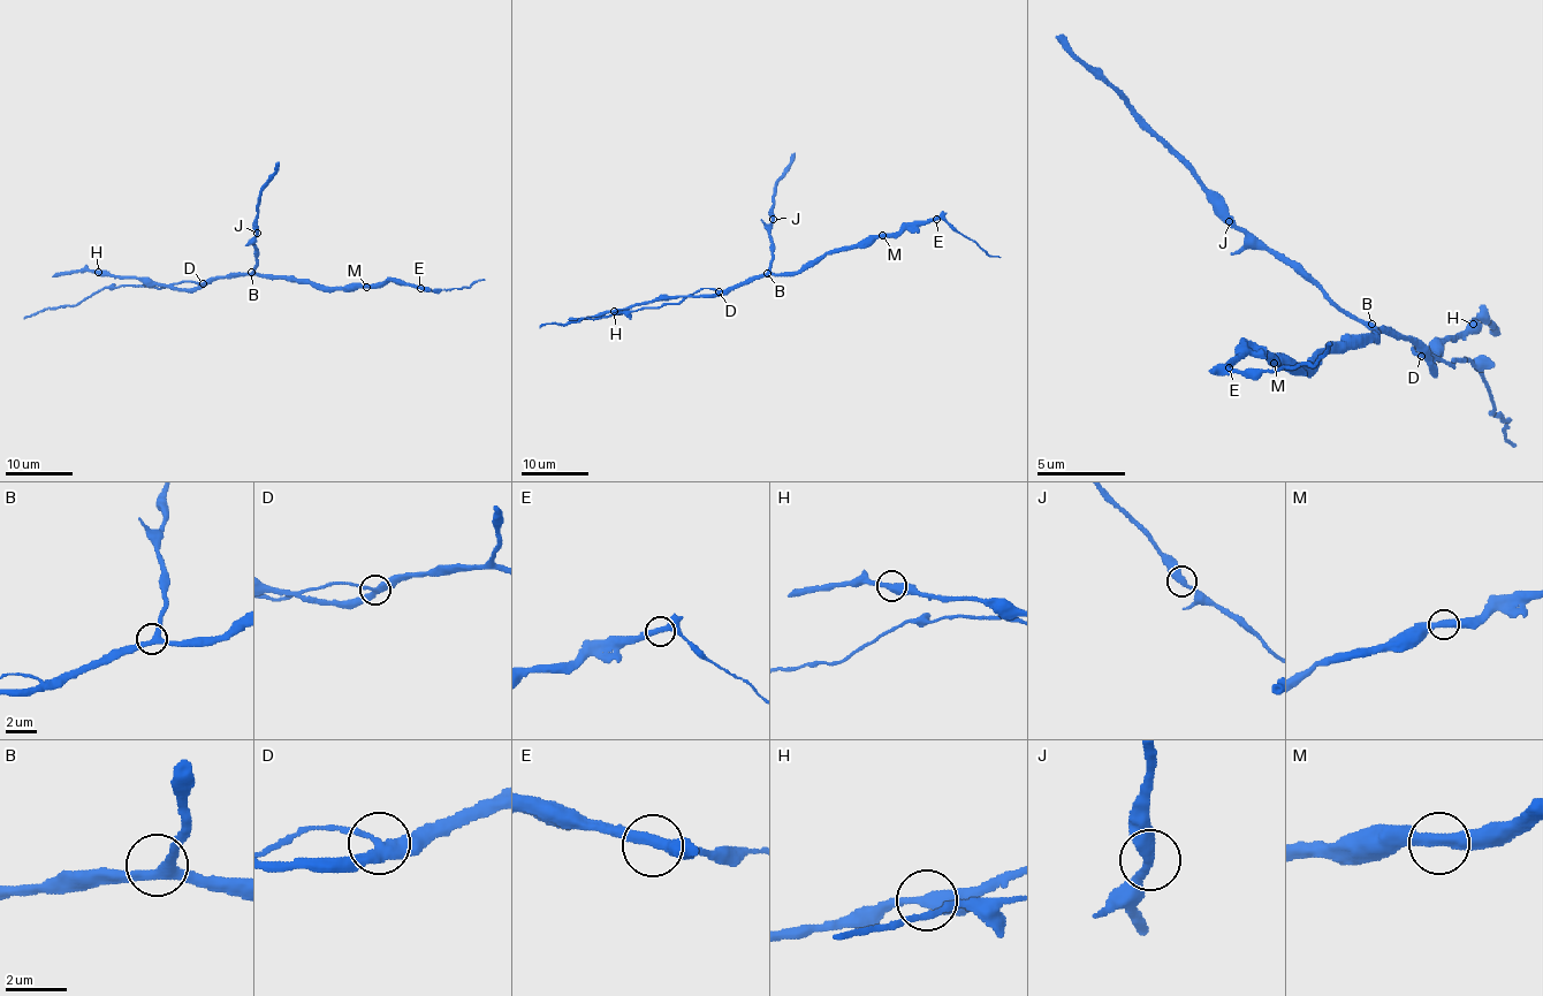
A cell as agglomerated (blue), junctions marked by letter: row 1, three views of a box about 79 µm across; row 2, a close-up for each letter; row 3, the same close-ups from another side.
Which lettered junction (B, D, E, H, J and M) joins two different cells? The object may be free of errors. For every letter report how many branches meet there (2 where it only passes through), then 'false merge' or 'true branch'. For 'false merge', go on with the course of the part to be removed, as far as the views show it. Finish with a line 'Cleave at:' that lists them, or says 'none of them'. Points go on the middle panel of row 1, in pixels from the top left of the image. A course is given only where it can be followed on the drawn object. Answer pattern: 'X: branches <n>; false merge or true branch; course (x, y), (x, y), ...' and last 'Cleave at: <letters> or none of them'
B: branches 3; true branch
D: branches 3; false merge; course (717, 291), (701, 288), (677, 303), (618, 311), (595, 319), (547, 322), (540, 328)
E: branches 2; true branch
H: branches 2; true branch
J: branches 2; true branch
M: branches 2; true branch
Cleave at: D

